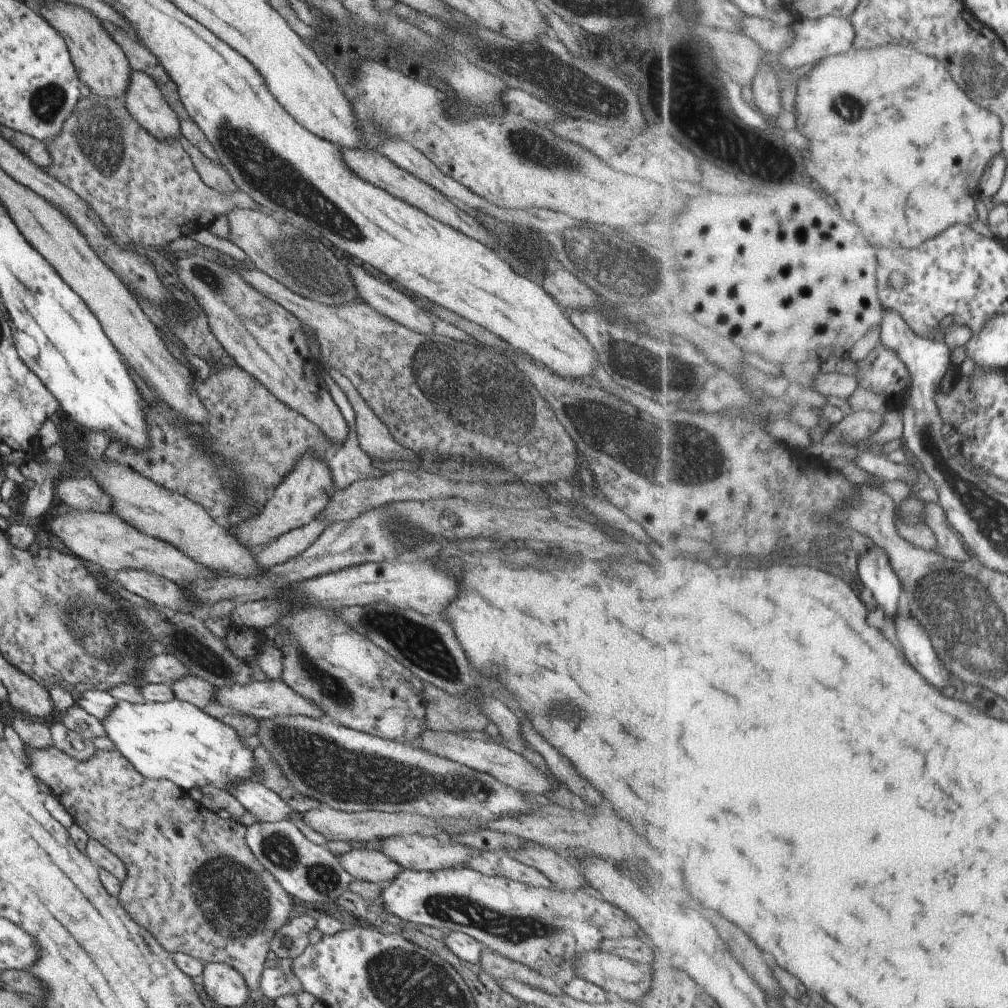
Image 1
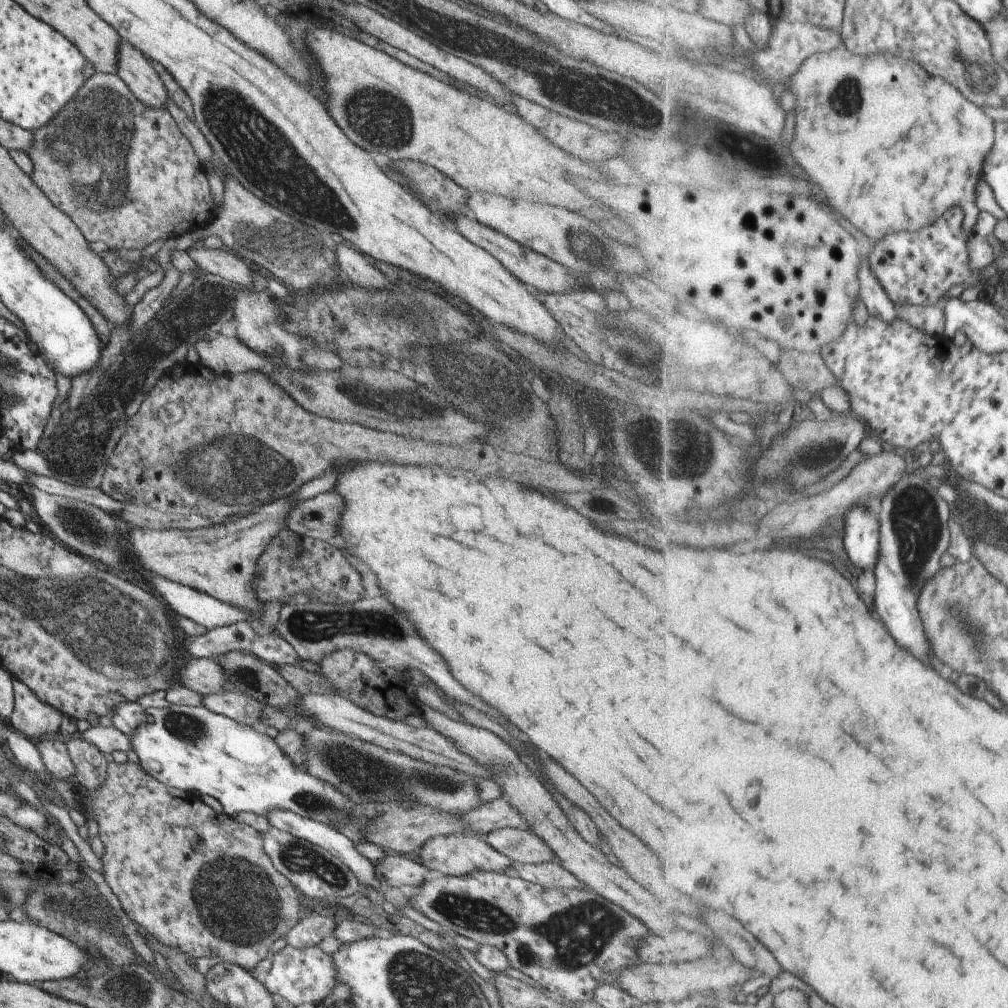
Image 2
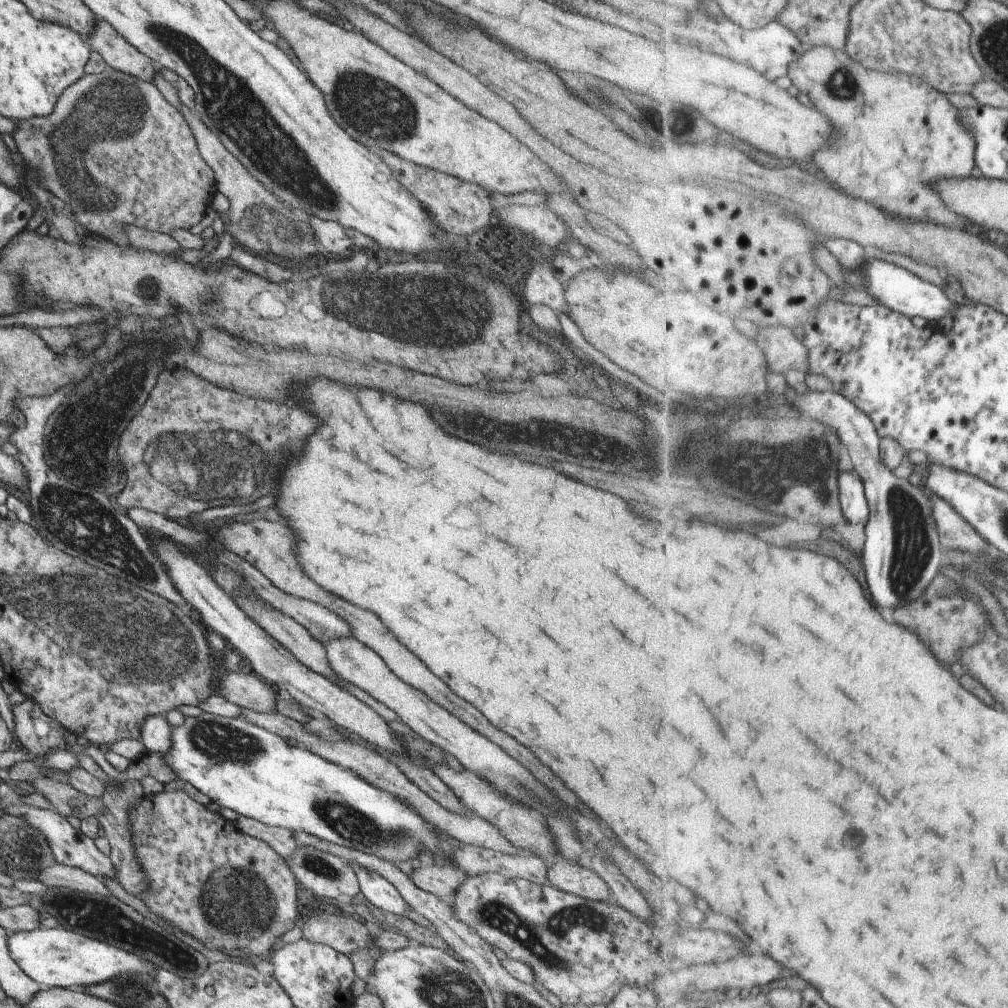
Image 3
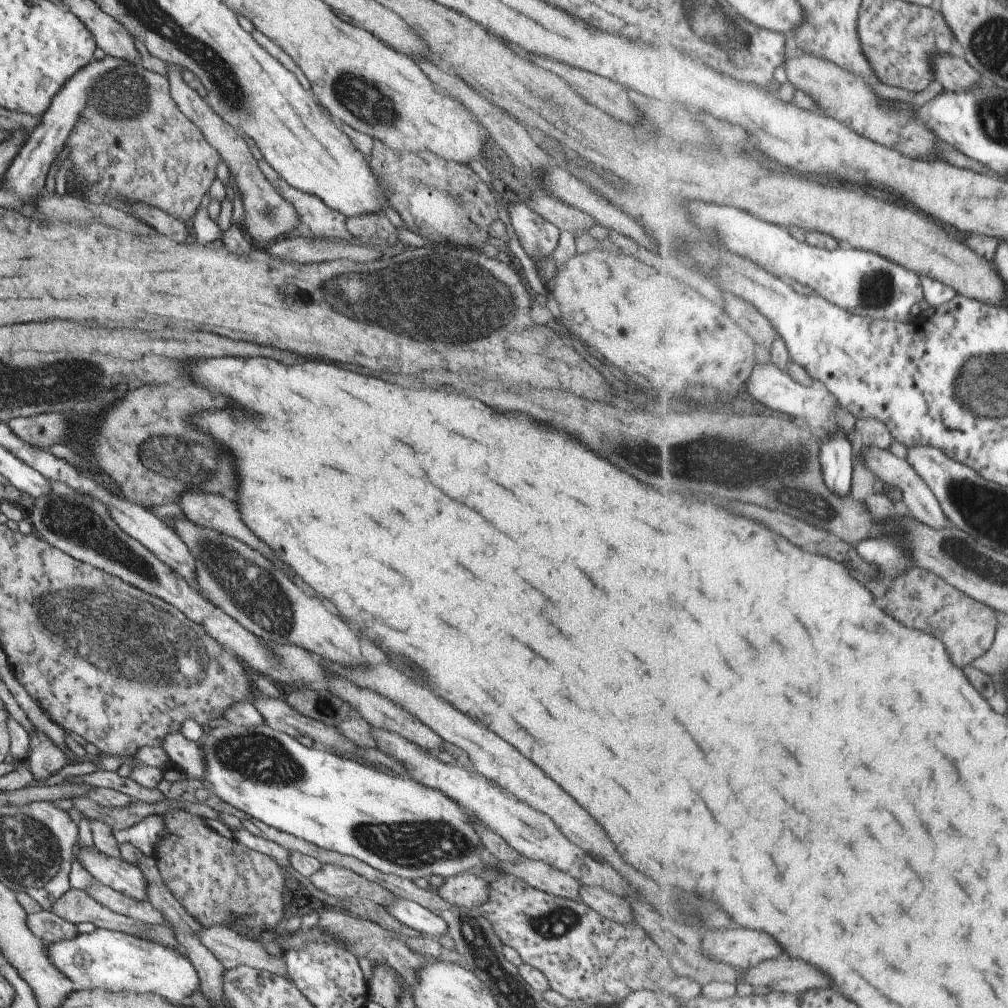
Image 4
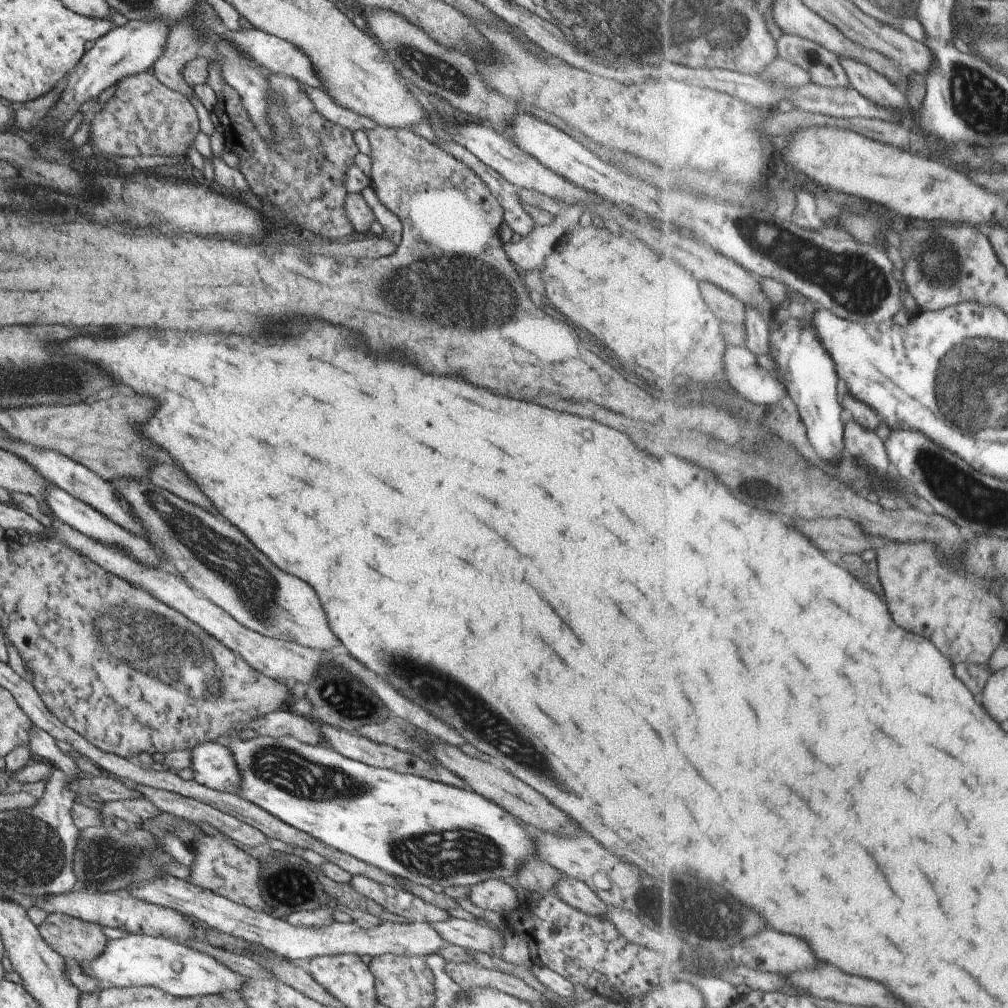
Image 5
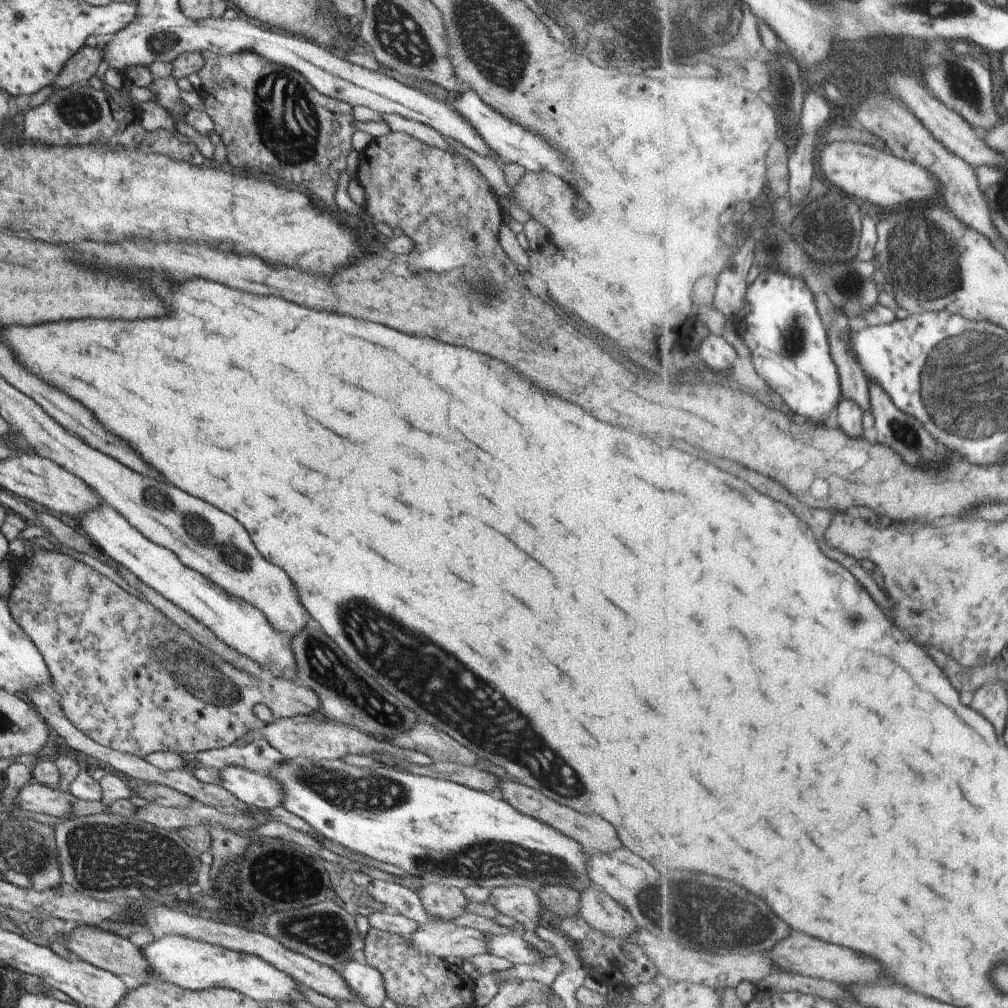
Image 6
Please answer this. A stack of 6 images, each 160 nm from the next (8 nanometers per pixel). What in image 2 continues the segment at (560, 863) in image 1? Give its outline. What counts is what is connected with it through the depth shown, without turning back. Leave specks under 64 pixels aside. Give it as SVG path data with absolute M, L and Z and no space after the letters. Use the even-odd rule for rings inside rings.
M498 828L475 836L515 863L535 864L553 860L553 854L531 831Z

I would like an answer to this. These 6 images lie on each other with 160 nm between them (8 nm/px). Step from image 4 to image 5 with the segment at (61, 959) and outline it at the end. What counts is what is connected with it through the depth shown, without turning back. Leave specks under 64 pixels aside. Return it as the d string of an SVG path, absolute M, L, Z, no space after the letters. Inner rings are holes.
M126 935L107 941L105 950L82 971L98 980L99 988L154 986L174 997L232 993L244 988L247 977L232 971L213 955L167 937Z

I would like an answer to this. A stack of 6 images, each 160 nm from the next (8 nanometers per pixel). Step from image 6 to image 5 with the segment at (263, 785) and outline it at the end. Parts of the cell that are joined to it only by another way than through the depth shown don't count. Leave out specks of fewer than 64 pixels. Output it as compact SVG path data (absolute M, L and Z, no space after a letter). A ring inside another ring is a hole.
M205 741L190 751L193 780L219 792L240 794L240 774L227 747L215 741Z

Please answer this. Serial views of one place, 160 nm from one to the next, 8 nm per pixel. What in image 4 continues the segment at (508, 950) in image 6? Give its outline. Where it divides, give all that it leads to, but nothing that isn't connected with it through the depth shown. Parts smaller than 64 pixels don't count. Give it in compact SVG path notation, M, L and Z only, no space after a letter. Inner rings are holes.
M396 897L396 902L384 907L393 918L420 932L422 936L448 936L446 922L416 902Z

